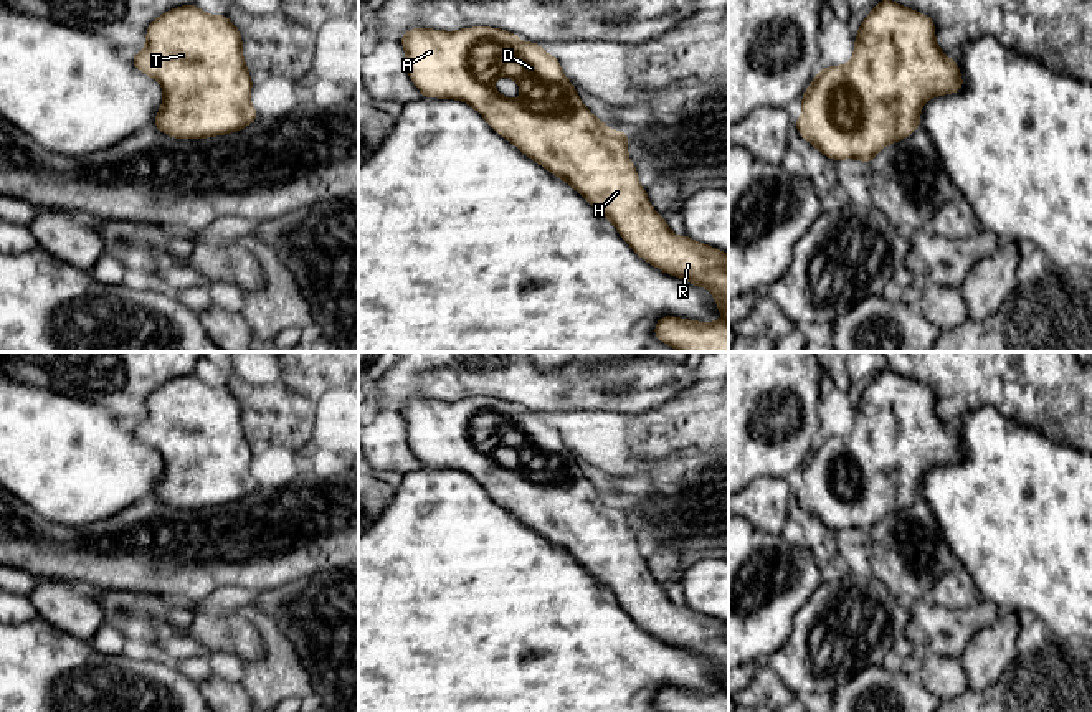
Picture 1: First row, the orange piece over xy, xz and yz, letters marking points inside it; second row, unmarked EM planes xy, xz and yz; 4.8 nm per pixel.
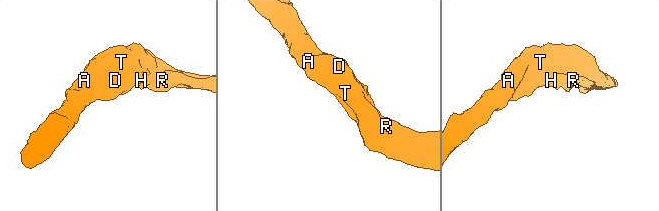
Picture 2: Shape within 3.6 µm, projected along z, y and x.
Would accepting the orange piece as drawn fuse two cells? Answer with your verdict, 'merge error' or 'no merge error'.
no merge error

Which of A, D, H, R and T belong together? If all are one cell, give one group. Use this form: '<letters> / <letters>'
A D H R T

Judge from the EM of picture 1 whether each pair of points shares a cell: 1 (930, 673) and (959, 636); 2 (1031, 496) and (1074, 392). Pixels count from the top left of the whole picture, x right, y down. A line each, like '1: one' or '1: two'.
1: two
2: two

